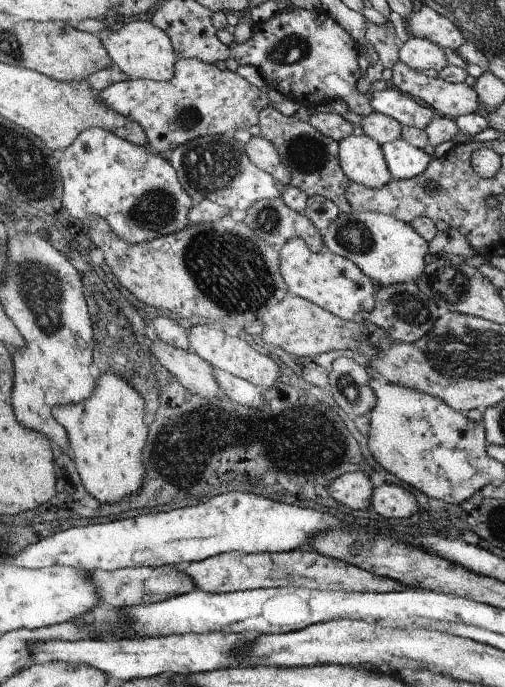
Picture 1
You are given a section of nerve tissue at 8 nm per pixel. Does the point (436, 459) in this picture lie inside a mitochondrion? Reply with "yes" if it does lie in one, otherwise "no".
no

